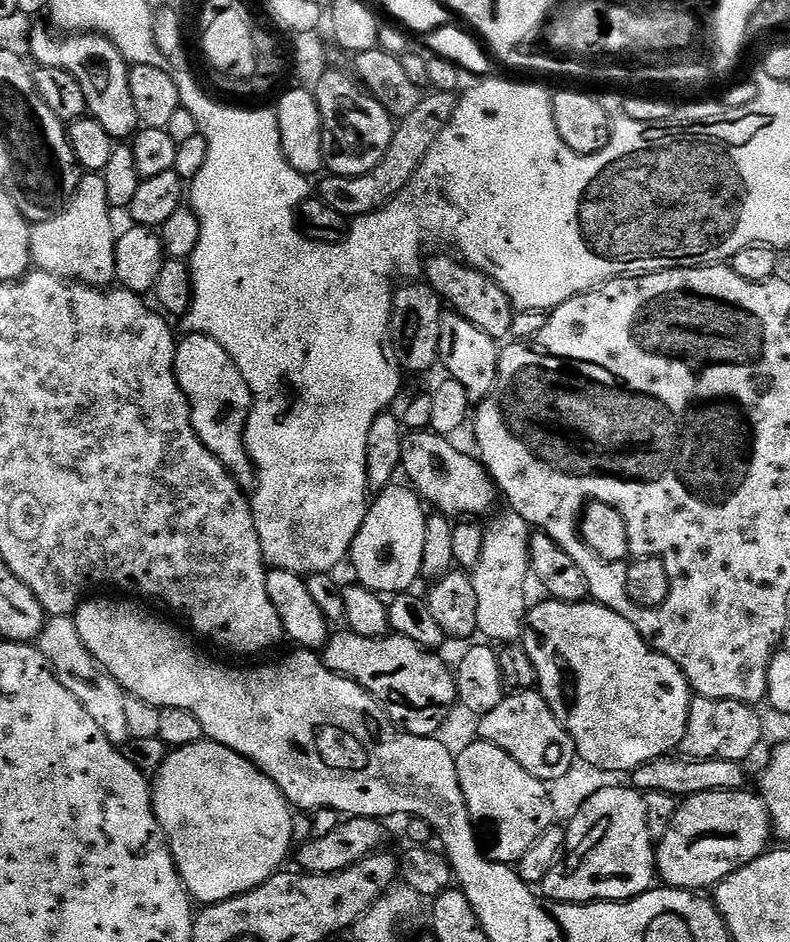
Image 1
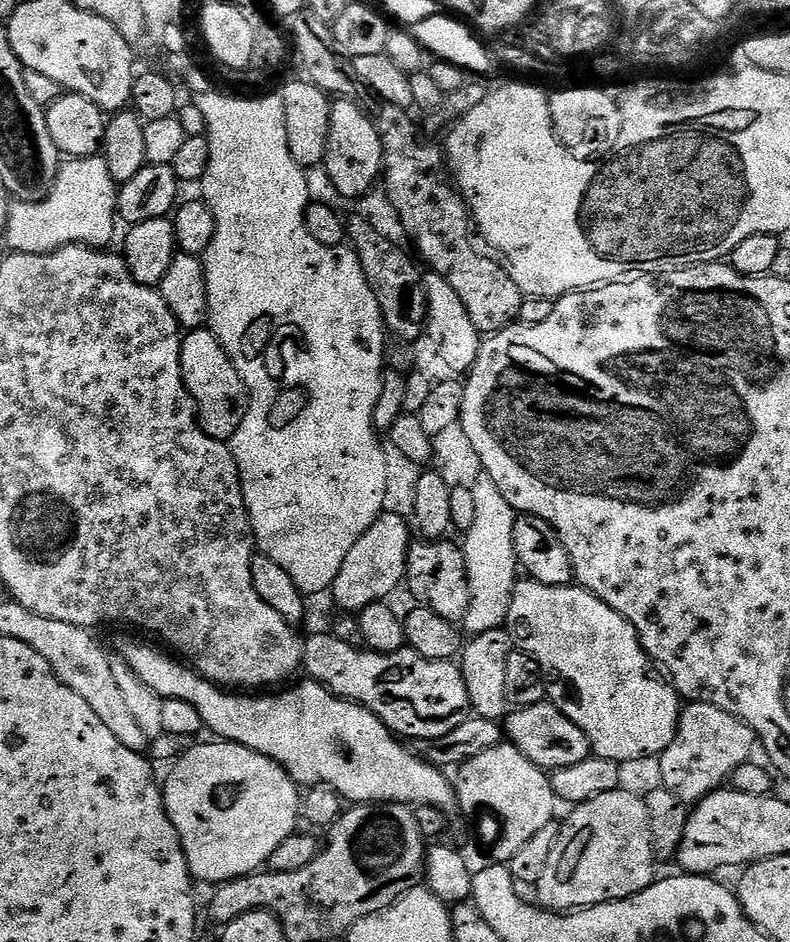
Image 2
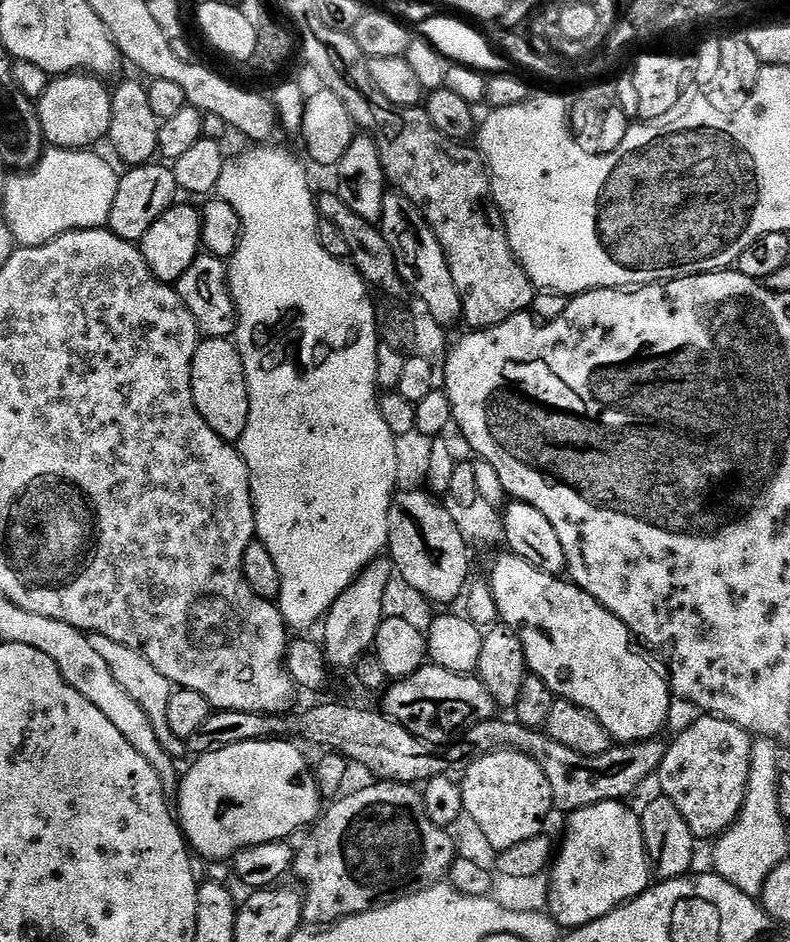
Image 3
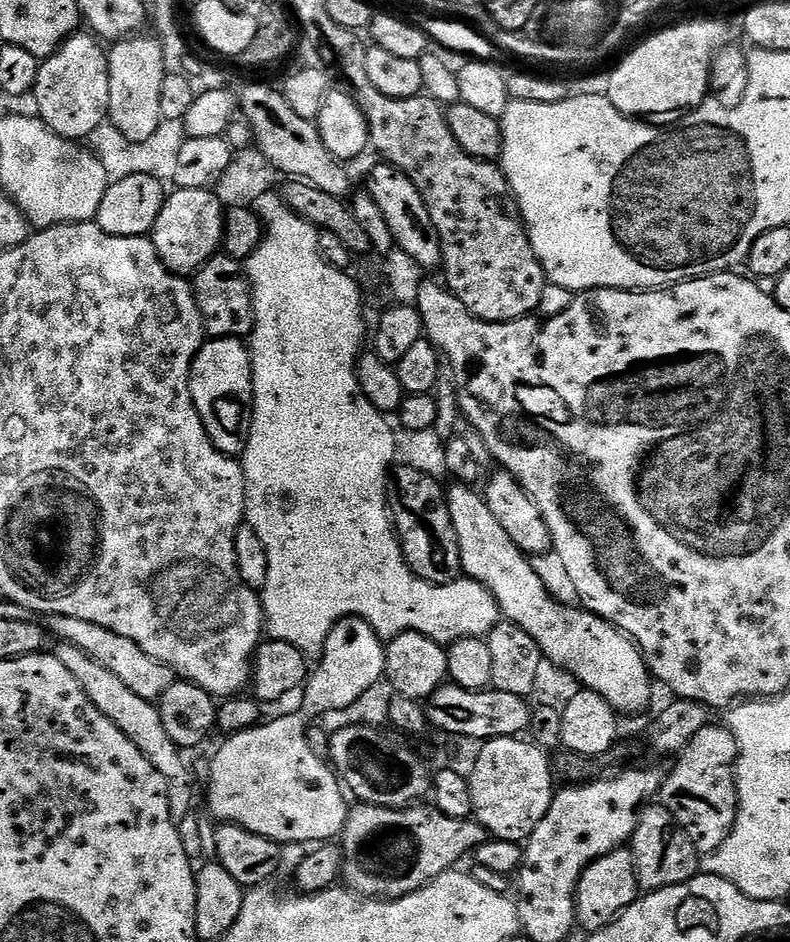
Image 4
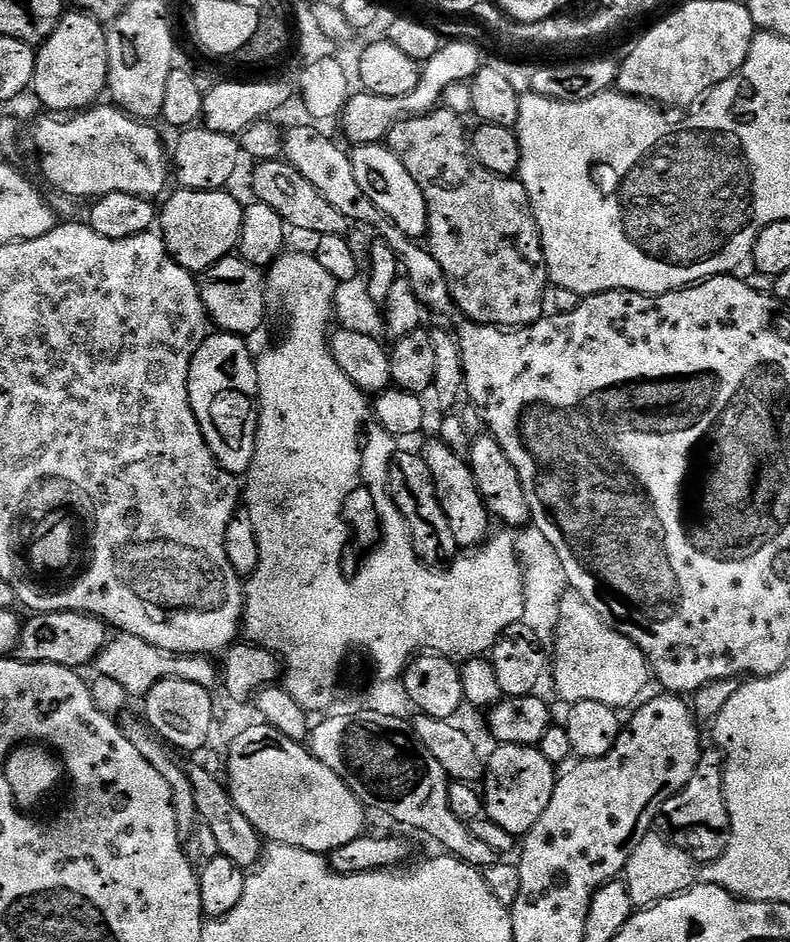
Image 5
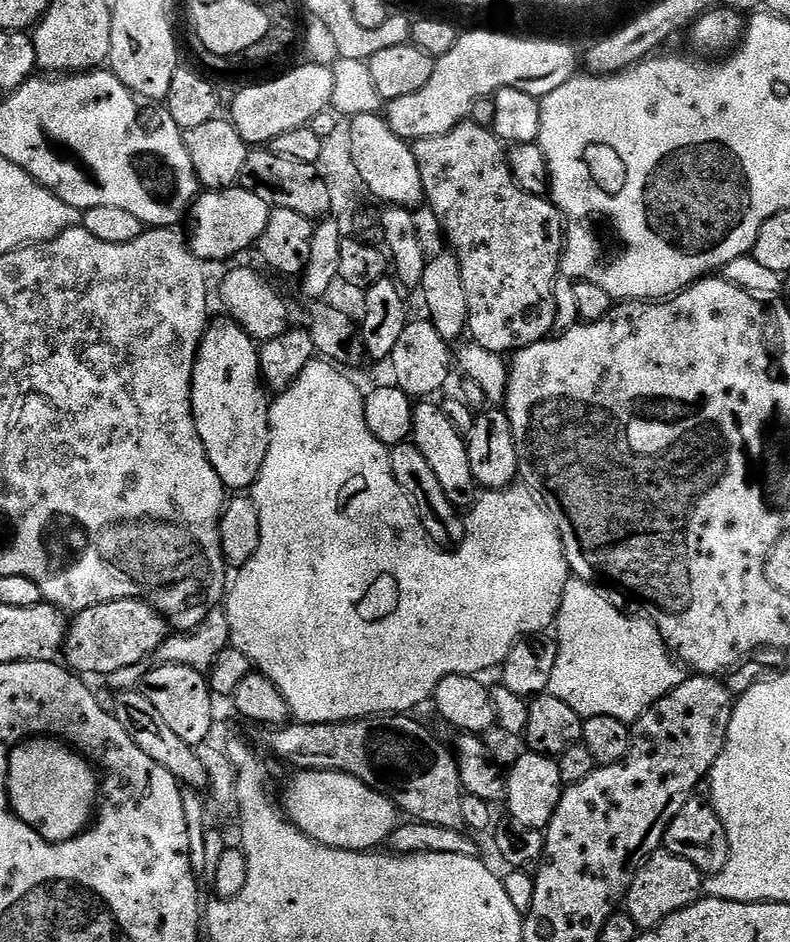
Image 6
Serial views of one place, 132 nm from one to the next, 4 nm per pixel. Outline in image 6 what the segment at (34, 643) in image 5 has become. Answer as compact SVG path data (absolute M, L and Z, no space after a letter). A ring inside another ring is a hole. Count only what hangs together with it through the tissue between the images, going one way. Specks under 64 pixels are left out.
M111 600L98 606L75 613L71 617L64 634L62 660L71 671L77 674L89 672L92 676L107 678L114 670L124 670L126 666L141 665L146 656L151 657L160 649L162 641L170 635L170 625L160 613L150 607L145 600Z

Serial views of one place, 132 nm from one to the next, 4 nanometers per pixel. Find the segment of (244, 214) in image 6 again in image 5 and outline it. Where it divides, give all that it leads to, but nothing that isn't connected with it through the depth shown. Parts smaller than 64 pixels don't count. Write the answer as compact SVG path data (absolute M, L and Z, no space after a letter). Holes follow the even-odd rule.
M176 190L172 197L169 195L163 201L164 208L162 204L158 212L158 232L164 237L168 253L186 271L203 274L210 266L237 251L242 234L245 205L239 204L230 193L228 190L219 192Z

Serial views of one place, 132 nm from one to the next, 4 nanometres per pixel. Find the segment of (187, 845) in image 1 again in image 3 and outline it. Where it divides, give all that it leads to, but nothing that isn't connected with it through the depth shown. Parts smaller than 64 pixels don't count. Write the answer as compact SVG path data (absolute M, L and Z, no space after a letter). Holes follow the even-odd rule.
M284 738L238 742L193 759L196 761L189 766L188 773L183 773L178 789L178 823L189 849L197 857L231 861L244 848L275 840L287 841L299 828L307 829L316 823L322 812L322 797L313 769L304 768L304 760L295 746Z

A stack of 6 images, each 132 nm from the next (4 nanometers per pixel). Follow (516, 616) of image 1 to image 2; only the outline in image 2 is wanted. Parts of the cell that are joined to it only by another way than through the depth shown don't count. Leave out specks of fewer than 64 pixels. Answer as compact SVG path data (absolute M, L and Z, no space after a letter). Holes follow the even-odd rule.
M481 478L471 489L474 494L474 526L462 540L466 558L466 578L470 586L470 610L466 610L462 628L469 637L474 637L478 634L486 634L487 631L492 631L495 628L504 628L508 623L510 602L518 583L518 575L516 576L518 565L514 550L514 522L518 513L515 508L510 506L510 502L506 502L504 492L498 490L498 486L493 480Z

